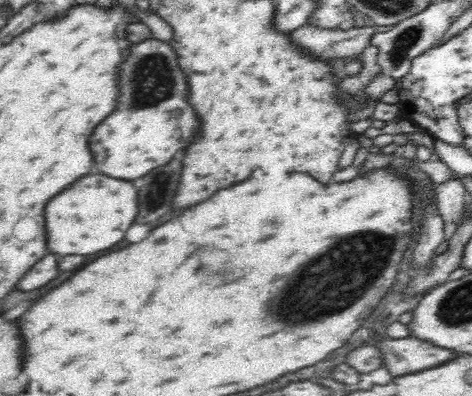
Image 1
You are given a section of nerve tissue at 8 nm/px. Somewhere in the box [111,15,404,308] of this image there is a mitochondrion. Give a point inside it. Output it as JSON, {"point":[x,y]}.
{"point":[152,79]}

